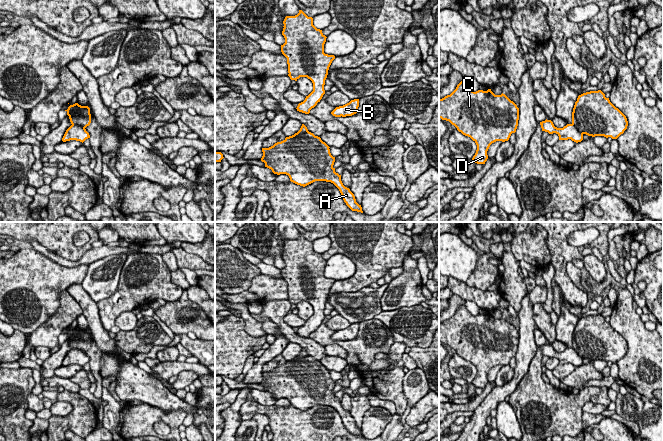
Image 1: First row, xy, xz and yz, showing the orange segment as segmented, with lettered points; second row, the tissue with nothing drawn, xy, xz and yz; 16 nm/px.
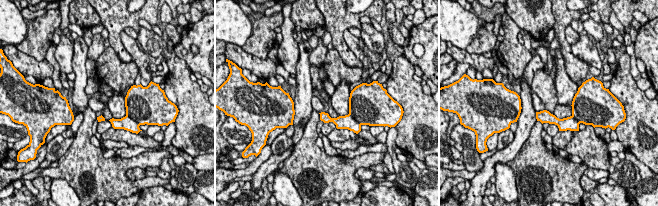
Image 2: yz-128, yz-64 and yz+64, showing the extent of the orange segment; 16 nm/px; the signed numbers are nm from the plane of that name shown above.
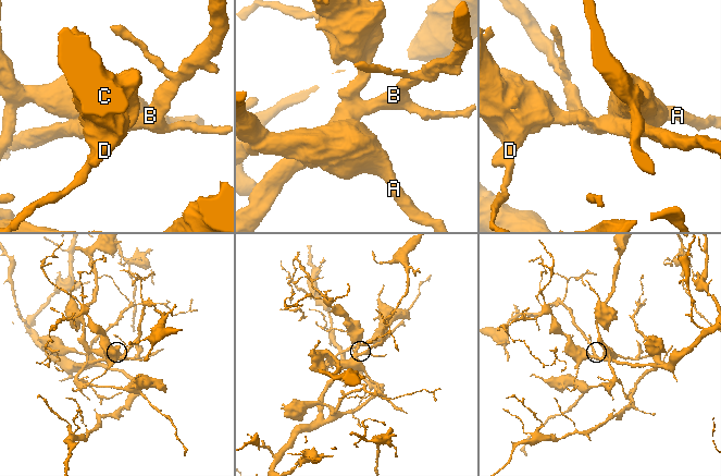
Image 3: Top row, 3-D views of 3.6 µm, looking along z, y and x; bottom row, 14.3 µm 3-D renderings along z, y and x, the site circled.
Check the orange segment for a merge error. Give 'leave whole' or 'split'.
leave whole

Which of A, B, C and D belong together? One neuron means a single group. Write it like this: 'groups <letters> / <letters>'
groups A B C D

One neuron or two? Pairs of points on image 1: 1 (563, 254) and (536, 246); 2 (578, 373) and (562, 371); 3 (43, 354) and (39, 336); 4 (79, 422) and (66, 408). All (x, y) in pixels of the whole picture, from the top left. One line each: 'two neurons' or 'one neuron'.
1: two neurons
2: two neurons
3: two neurons
4: two neurons

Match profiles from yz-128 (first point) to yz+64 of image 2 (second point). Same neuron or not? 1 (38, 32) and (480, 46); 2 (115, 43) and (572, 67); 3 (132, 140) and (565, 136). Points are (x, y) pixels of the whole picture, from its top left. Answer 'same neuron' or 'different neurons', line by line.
1: same neuron
2: same neuron
3: same neuron

